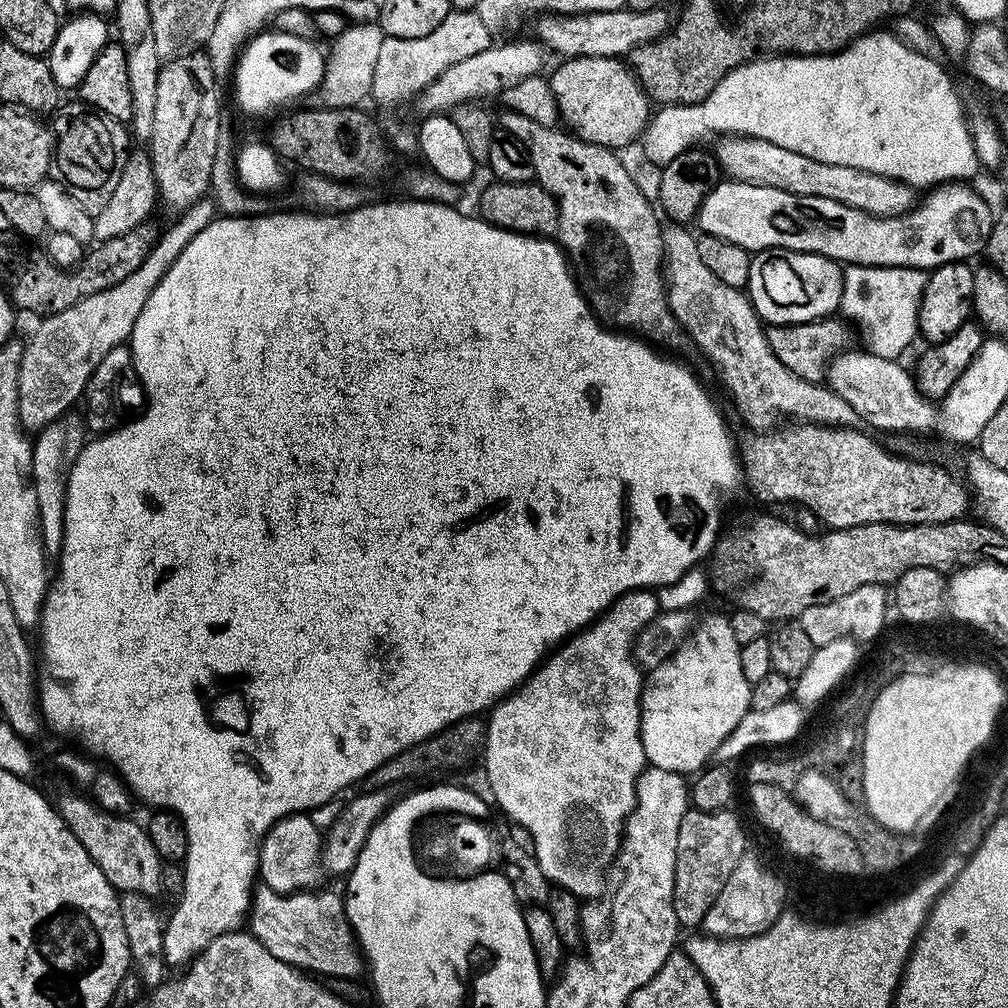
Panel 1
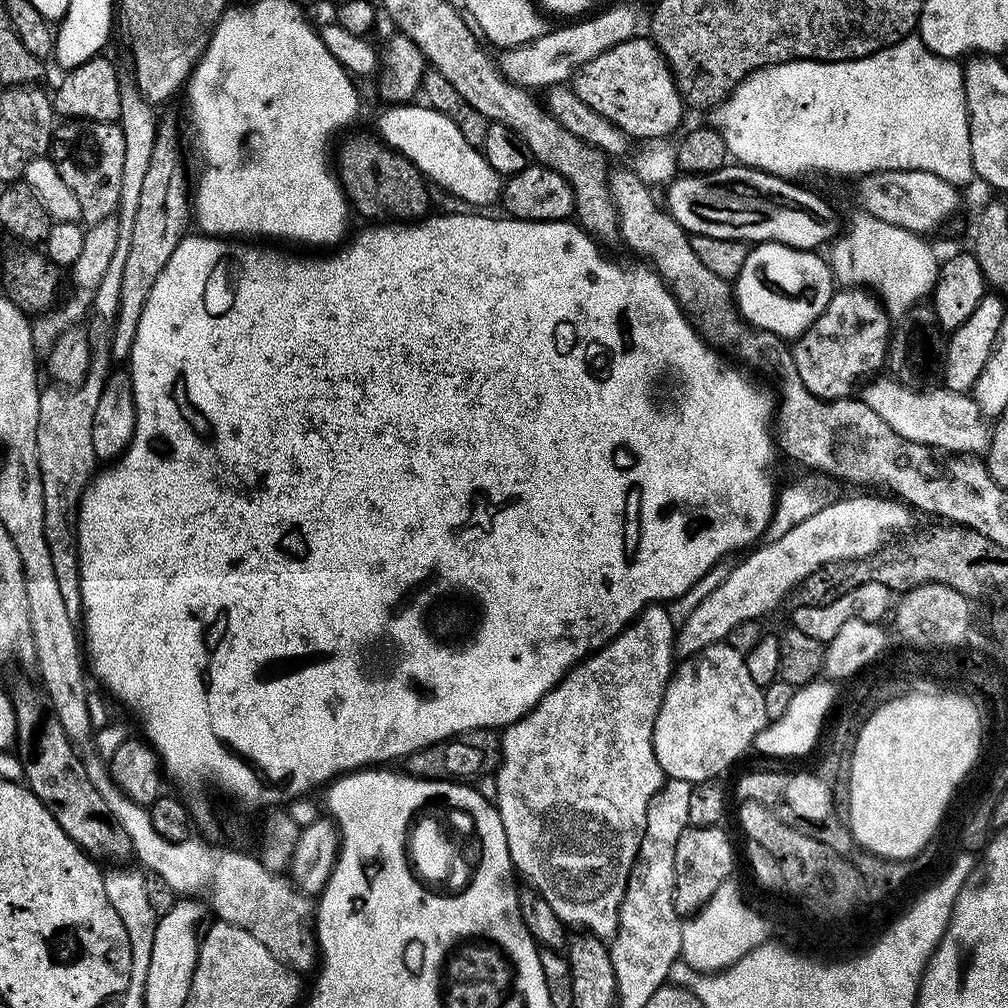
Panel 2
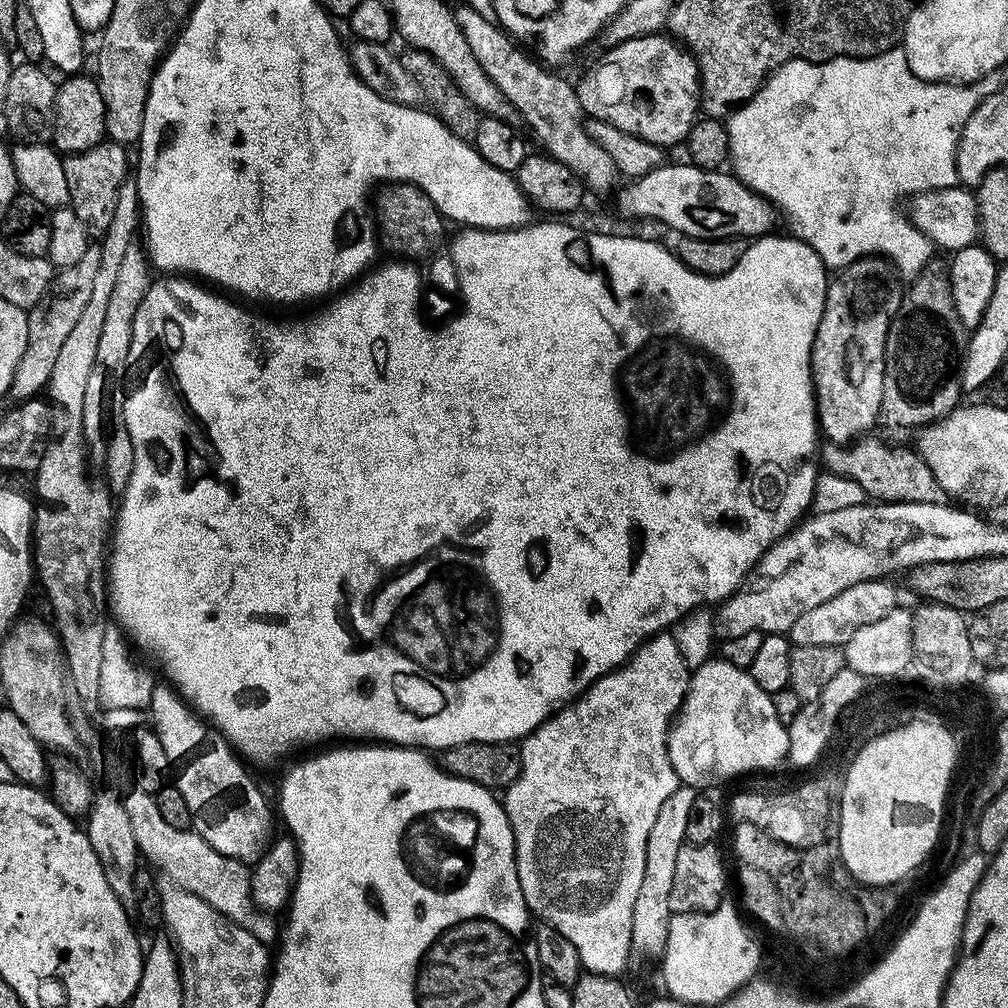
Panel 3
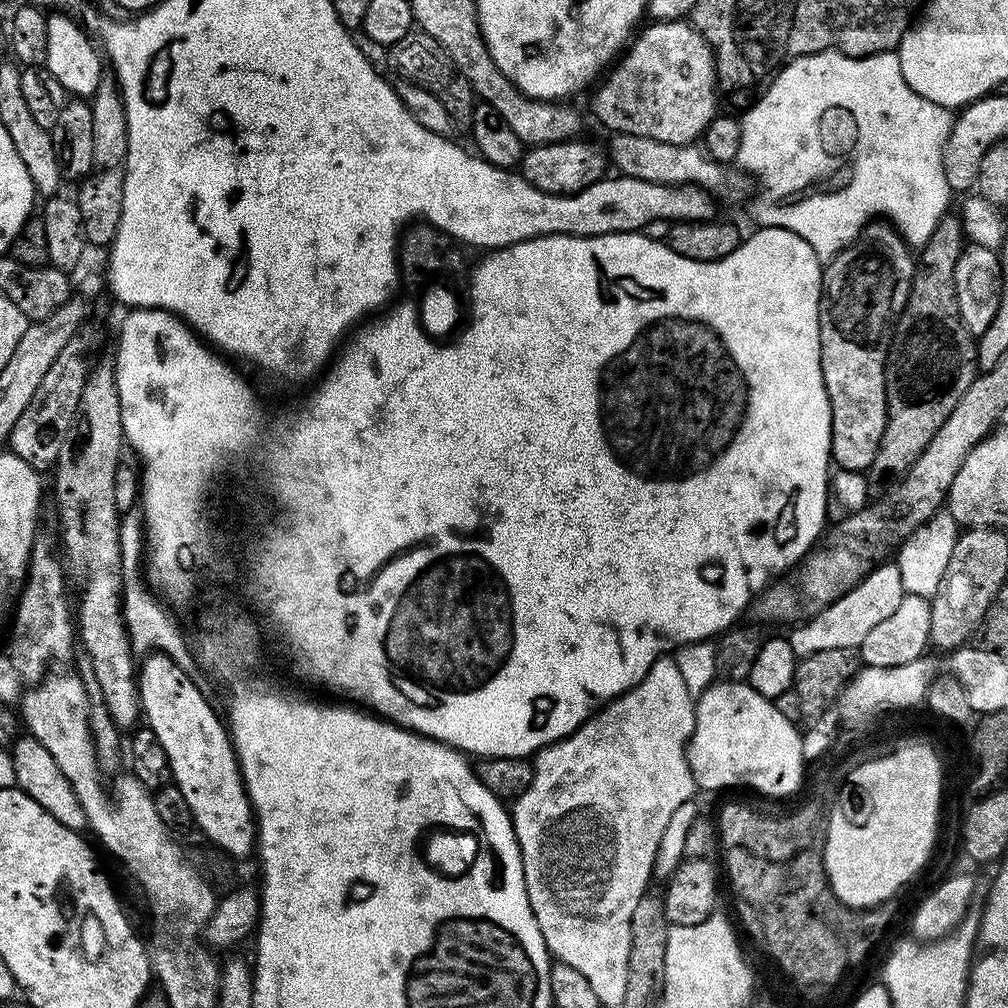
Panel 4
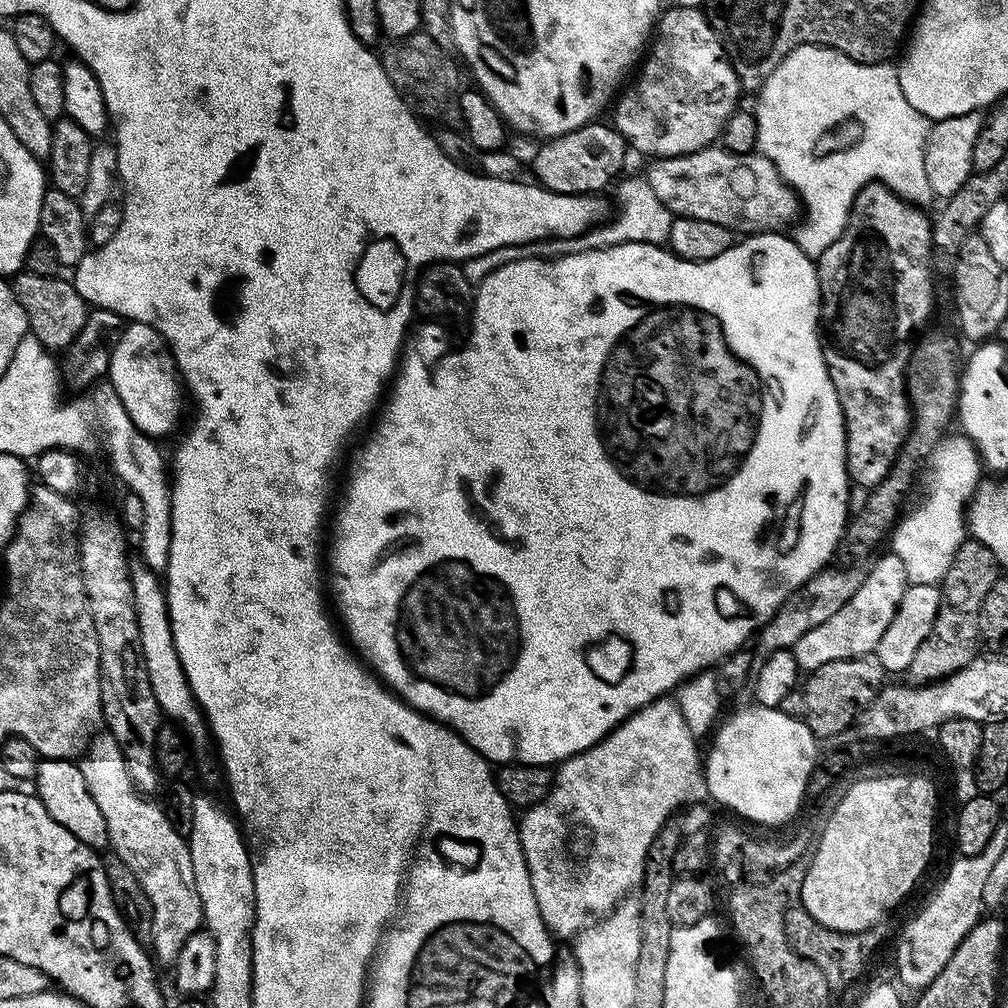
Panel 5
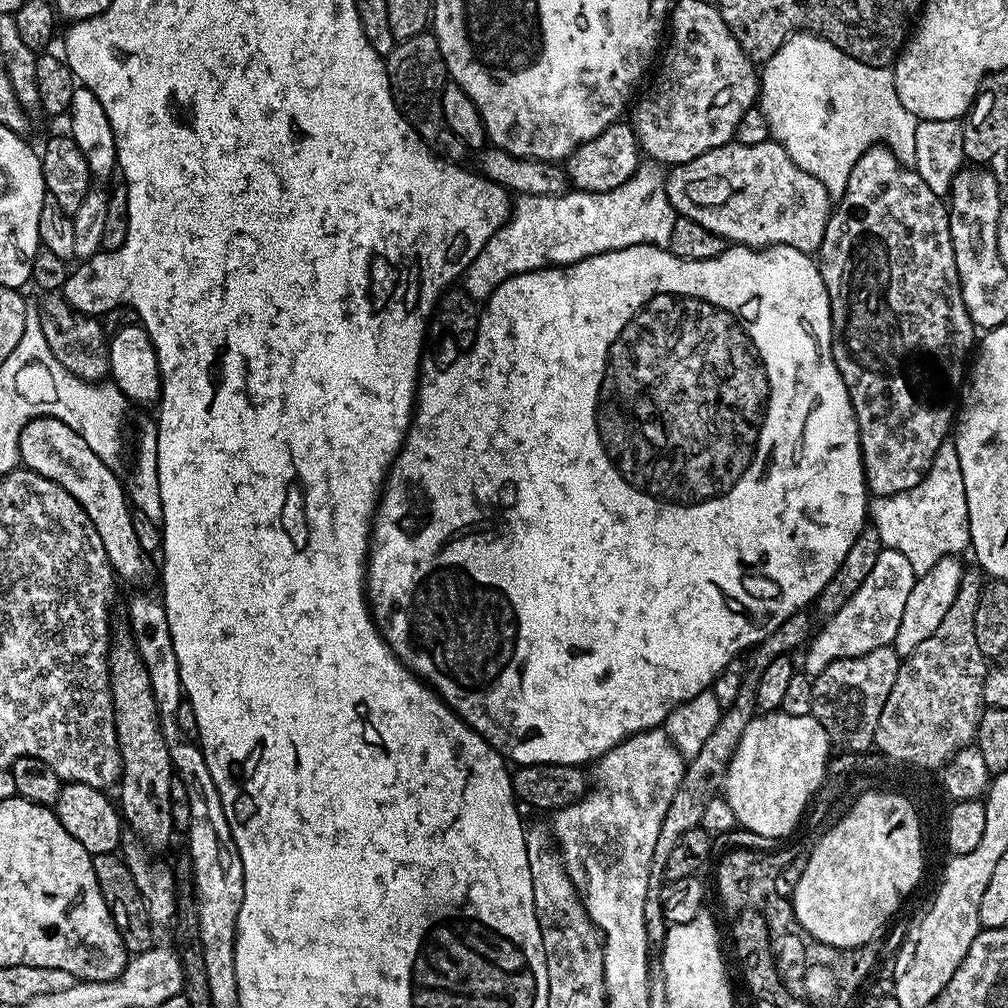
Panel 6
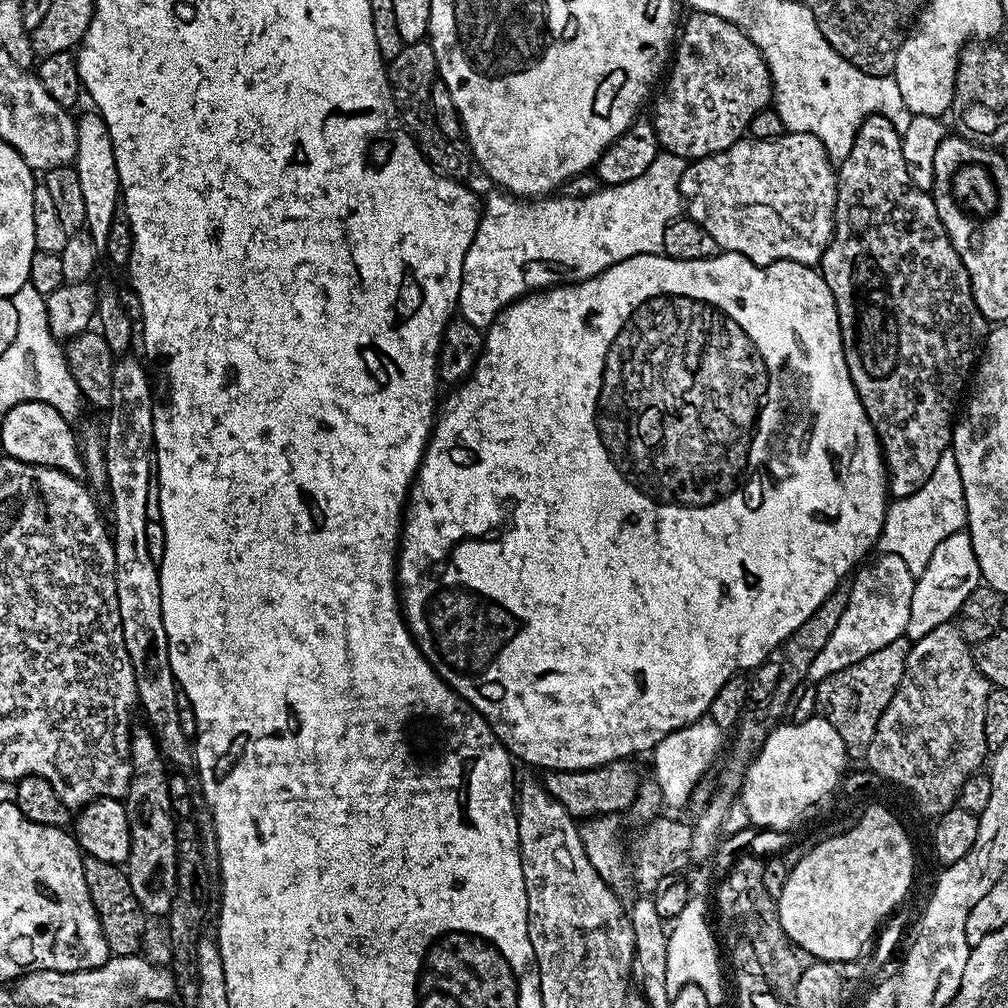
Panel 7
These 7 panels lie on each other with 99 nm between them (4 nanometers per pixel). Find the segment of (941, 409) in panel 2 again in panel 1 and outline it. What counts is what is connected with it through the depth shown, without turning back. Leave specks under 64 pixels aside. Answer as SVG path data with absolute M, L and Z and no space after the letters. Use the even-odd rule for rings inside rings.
M845 350L833 358L828 365L826 384L838 394L838 398L844 398L850 404L857 417L869 424L869 429L881 428L884 432L928 432L937 427L937 405L920 393L913 373L909 369L907 372L903 363L878 357L867 350L851 351Z

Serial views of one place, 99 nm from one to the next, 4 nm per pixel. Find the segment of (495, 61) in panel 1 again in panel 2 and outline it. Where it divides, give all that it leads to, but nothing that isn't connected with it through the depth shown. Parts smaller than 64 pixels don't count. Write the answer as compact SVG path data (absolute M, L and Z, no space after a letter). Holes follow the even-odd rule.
M612 4L608 9L585 15L575 22L568 22L565 28L553 27L546 34L534 38L517 48L510 48L499 53L498 67L501 75L511 84L518 84L529 90L547 90L553 84L571 81L572 77L586 62L598 58L606 50L637 35L636 27L640 16L632 4Z

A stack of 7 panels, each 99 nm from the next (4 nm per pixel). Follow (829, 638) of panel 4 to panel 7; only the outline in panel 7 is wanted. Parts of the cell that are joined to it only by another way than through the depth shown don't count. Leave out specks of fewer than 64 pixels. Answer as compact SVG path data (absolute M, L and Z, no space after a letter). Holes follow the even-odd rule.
M887 554L877 557L873 564L865 563L855 573L856 581L848 588L846 610L842 610L842 619L834 634L830 634L826 646L822 646L820 653L814 657L808 671L809 681L819 682L830 674L838 674L838 670L854 666L854 662L874 654L874 650L882 650L882 646L890 646L890 642L901 639L907 633L910 598L914 594L916 577L906 570L906 562L902 562L902 558Z

